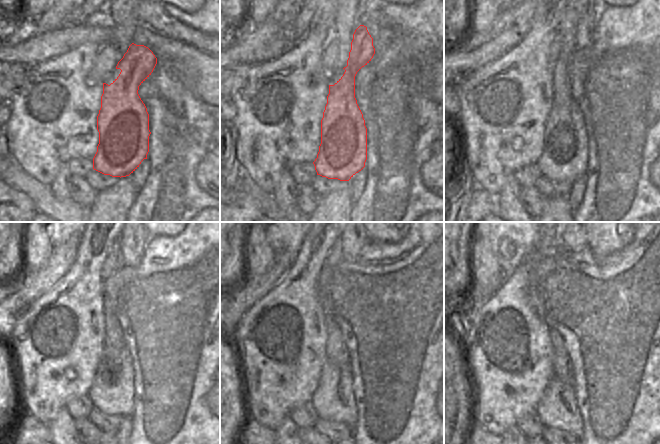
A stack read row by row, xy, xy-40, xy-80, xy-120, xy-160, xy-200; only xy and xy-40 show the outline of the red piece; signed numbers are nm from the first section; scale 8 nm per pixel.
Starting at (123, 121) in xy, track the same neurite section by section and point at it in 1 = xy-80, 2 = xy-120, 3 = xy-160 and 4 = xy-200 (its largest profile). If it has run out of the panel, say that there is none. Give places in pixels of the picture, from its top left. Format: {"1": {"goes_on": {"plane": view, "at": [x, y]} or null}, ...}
{"1": {"goes_on": {"plane": "xy-80", "at": [565, 154]}}, "2": {"goes_on": {"plane": "xy-120", "at": [112, 392]}}, "3": {"goes_on": {"plane": "xy-160", "at": [333, 400]}}, "4": {"goes_on": {"plane": "xy-200", "at": [557, 408]}}}

